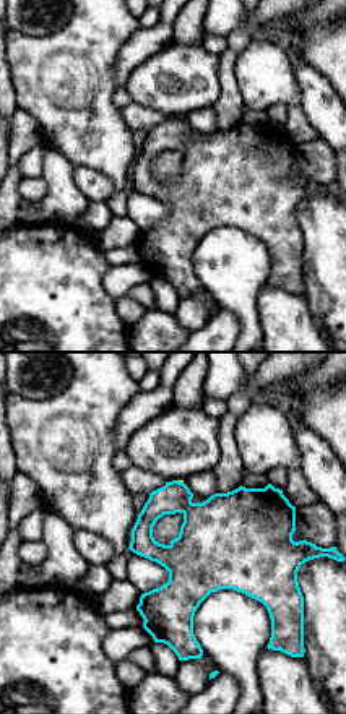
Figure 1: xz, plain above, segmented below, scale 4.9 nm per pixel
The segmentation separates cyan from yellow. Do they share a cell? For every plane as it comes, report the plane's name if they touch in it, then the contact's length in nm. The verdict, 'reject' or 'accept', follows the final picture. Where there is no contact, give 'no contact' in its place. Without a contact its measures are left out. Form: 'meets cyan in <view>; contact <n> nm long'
meets cyan in xz; contact 30 nm long

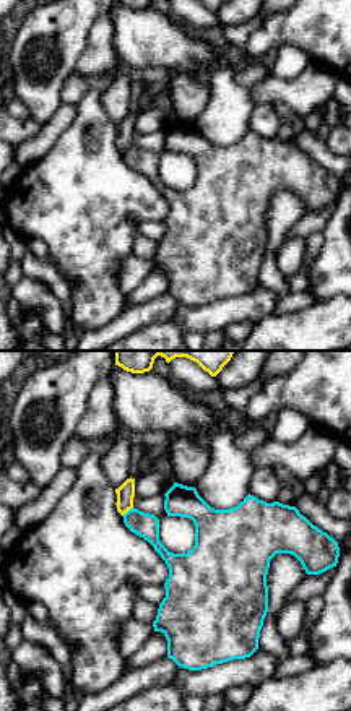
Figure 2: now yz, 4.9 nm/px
meets cyan in yz; contact 70 nm long

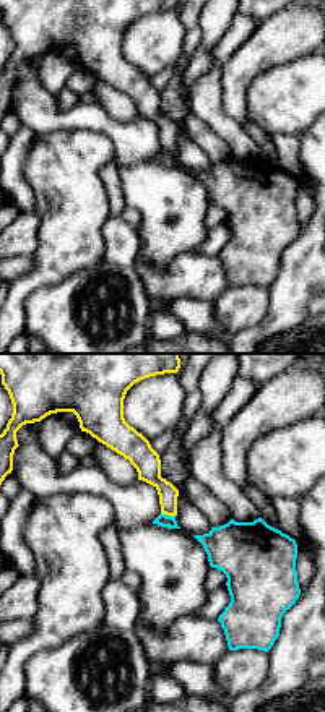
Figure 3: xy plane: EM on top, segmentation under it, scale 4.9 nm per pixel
meets cyan in xy; contact 70 nm long

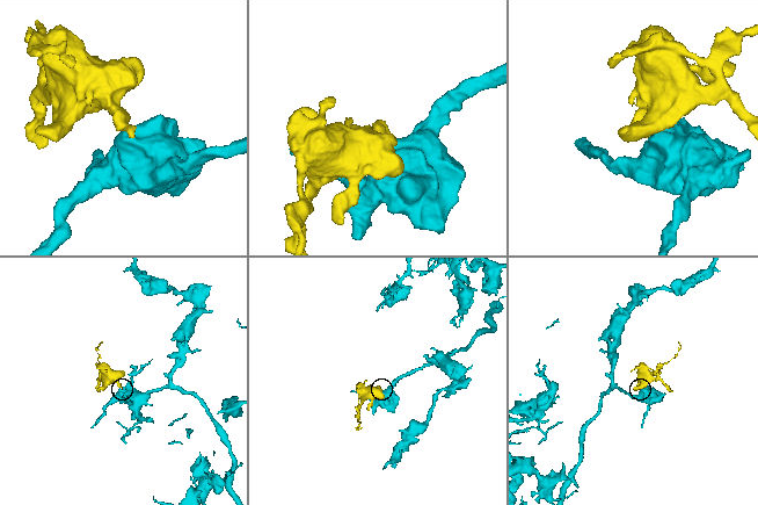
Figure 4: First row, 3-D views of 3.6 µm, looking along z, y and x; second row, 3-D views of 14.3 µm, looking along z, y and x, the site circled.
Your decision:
reject

